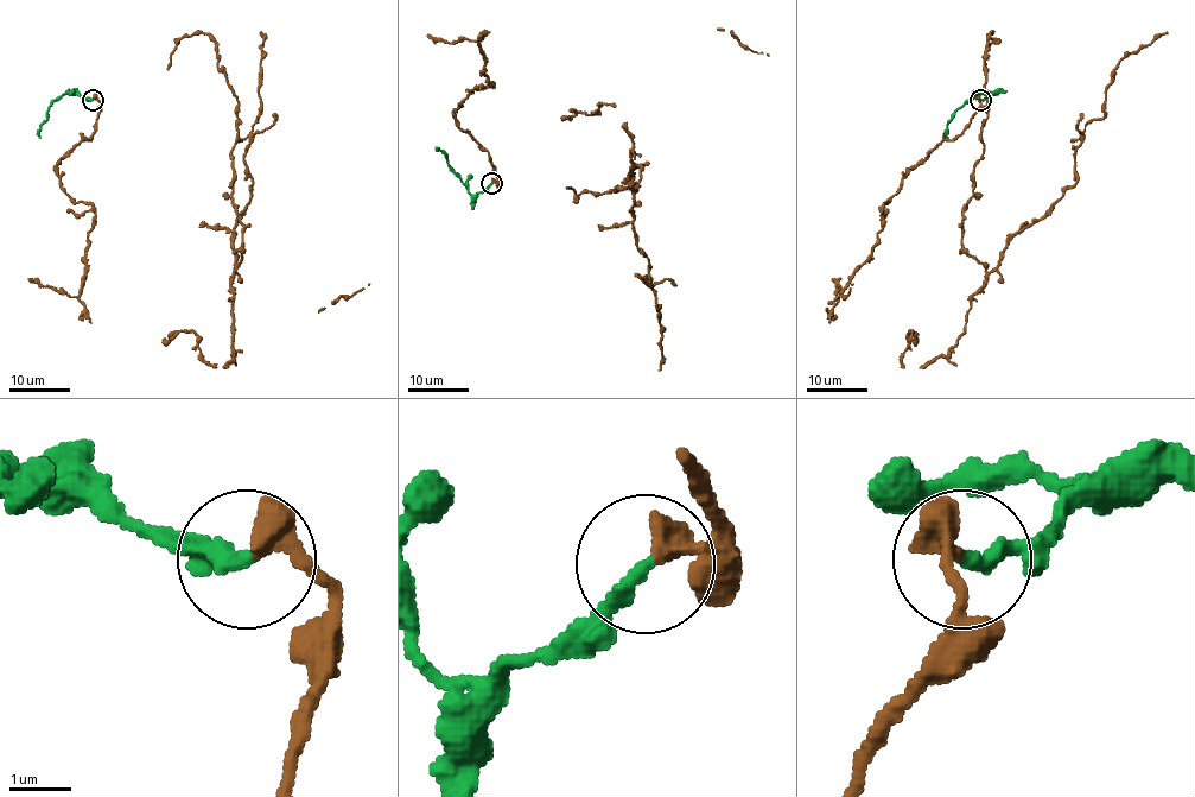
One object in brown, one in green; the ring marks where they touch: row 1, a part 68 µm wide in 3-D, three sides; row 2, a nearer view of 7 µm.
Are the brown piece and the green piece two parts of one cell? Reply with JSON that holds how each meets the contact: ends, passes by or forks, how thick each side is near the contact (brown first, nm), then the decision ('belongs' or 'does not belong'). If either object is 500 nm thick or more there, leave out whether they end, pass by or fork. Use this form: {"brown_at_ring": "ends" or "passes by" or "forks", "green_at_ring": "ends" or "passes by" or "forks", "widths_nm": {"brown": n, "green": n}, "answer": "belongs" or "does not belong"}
{"brown_at_ring": "ends", "green_at_ring": "ends", "widths_nm": {"brown": 440, "green": 280}, "answer": "does not belong"}

